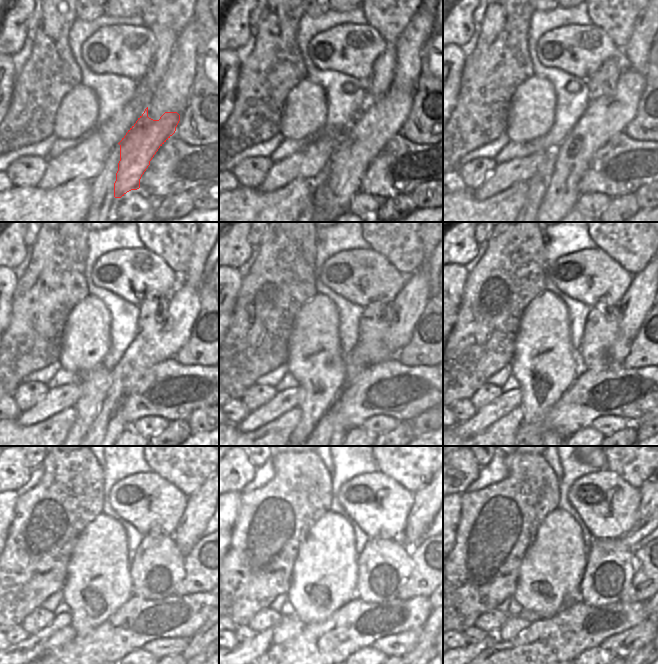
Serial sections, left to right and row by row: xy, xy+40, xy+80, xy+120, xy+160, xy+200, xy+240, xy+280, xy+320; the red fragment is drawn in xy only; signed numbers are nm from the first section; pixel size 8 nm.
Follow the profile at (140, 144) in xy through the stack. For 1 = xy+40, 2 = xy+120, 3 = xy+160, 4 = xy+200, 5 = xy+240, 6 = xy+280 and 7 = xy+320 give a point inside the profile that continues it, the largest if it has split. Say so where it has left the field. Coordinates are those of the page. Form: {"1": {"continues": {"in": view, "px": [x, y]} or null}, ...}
{"1": {"continues": {"in": "xy+40", "px": [382, 118]}}, "2": {"continues": {"in": "xy+120", "px": [150, 346]}}, "3": {"continues": {"in": "xy+160", "px": [409, 304]}}, "4": {"continues": {"in": "xy+200", "px": [638, 300]}}, "5": {"continues": {"in": "xy+240", "px": [198, 512]}}, "6": {"continues": {"in": "xy+280", "px": [422, 513]}}, "7": {"continues": {"in": "xy+320", "px": [646, 507]}}}

